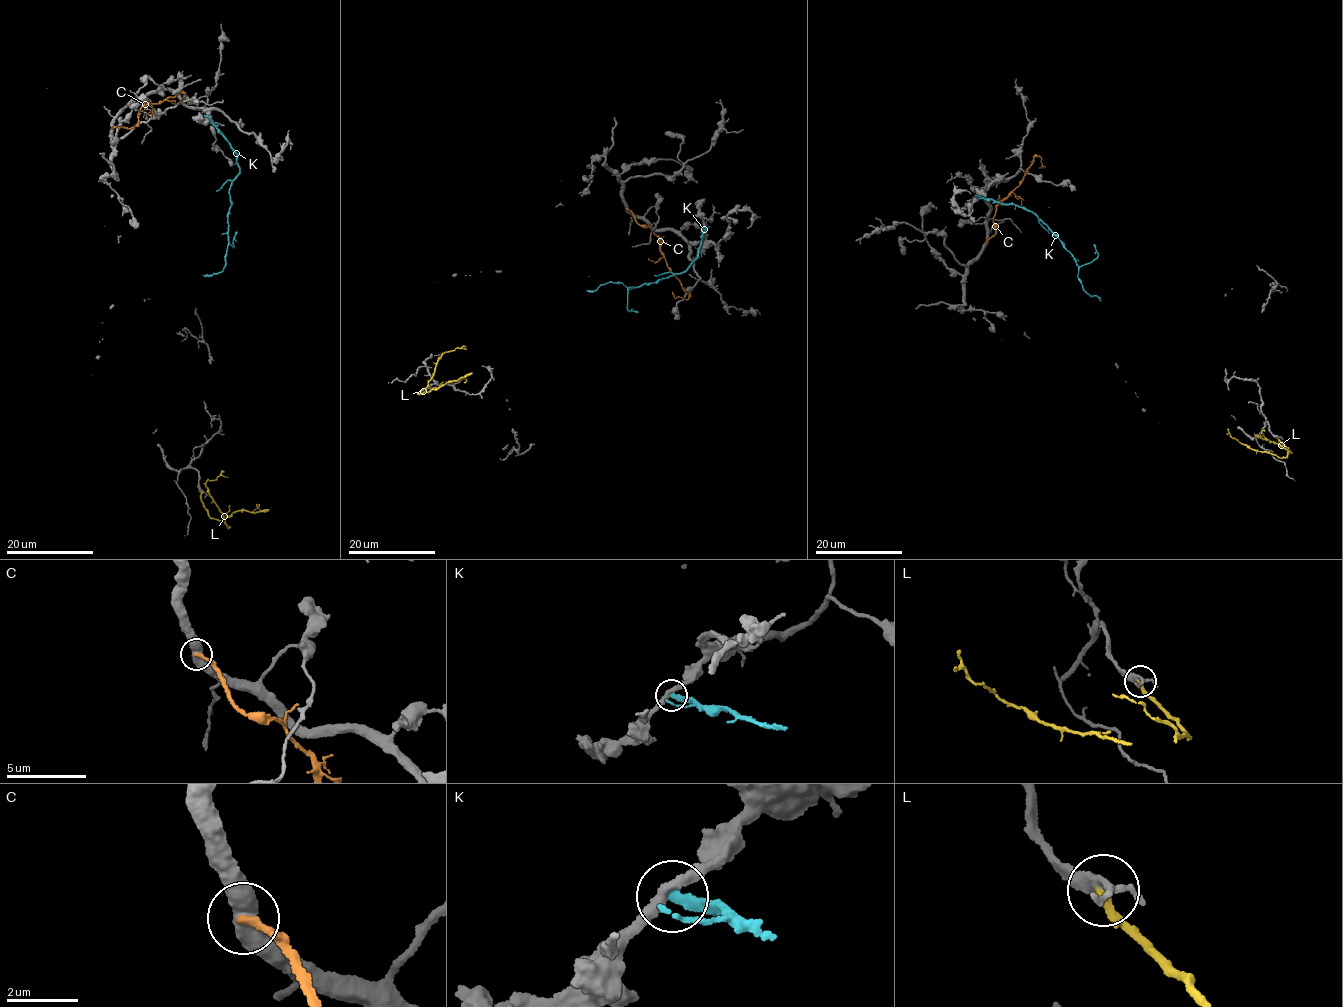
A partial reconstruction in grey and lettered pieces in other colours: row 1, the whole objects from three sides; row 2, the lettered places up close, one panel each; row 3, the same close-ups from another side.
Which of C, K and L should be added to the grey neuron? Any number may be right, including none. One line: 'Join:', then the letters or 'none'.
Join: L

